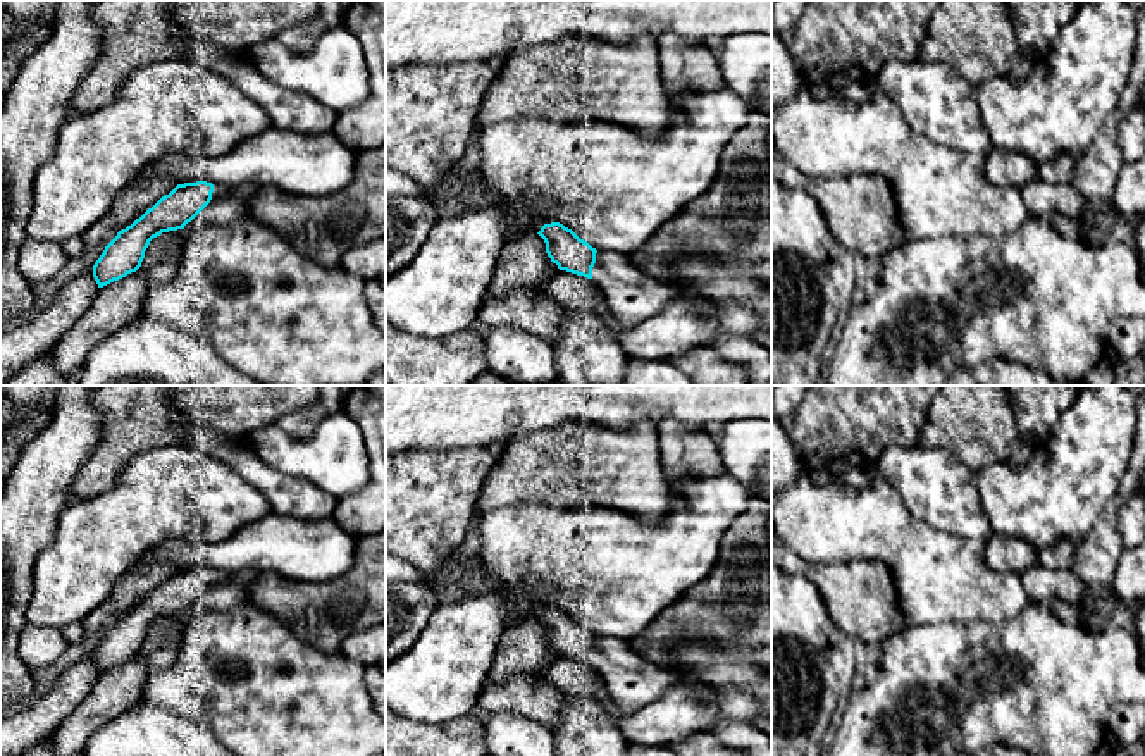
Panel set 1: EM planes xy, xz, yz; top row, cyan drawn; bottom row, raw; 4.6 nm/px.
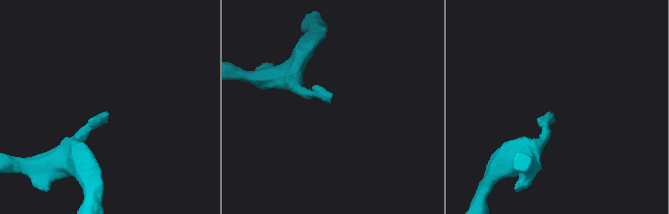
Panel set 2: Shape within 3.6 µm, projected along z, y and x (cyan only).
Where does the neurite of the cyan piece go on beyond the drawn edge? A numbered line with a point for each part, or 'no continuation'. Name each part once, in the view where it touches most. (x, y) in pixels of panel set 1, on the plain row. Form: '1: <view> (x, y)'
1: xz (632, 682)

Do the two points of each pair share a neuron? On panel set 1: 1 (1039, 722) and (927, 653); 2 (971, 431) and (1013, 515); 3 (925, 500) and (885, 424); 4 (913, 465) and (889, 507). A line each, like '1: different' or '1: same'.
1: same
2: different
3: different
4: different

